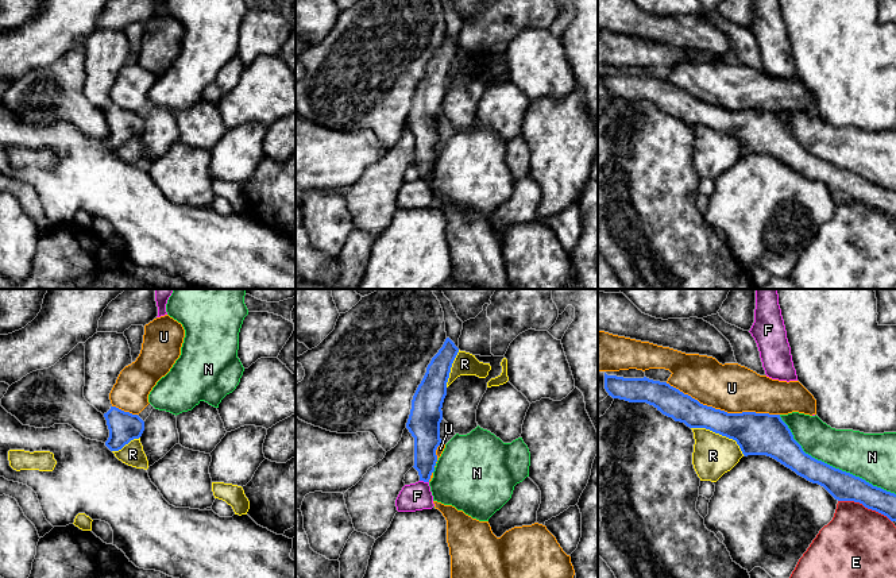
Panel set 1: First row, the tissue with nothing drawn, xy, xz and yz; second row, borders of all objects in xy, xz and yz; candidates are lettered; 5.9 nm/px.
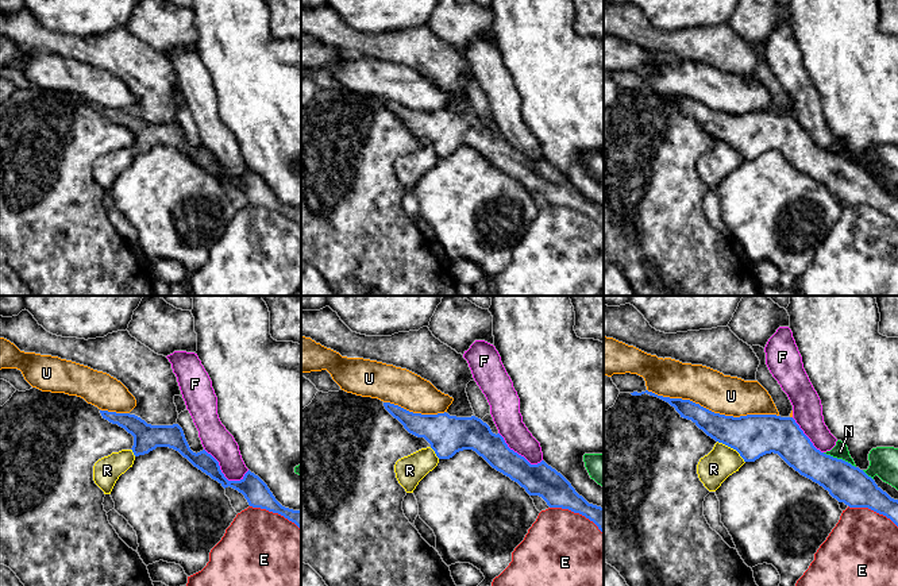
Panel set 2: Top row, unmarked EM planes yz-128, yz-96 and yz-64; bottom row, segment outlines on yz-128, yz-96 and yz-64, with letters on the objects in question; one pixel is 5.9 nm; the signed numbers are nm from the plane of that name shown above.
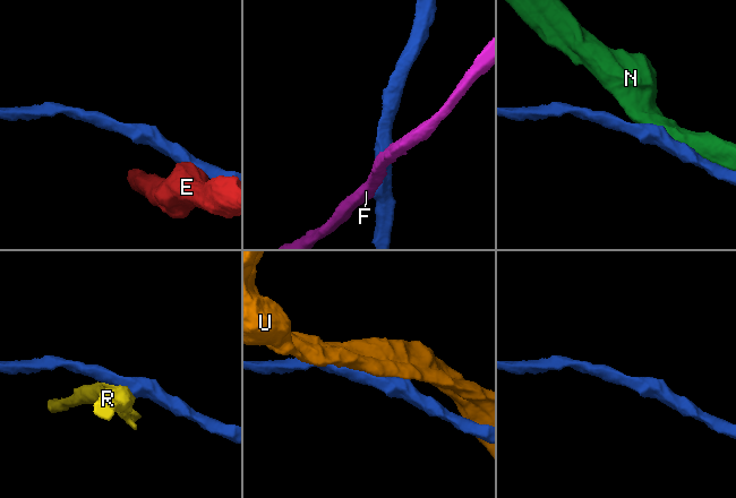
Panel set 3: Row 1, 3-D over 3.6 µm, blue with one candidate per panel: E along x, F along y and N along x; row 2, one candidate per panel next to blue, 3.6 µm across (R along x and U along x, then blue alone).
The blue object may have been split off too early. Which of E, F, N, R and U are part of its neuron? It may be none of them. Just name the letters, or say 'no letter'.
no letter

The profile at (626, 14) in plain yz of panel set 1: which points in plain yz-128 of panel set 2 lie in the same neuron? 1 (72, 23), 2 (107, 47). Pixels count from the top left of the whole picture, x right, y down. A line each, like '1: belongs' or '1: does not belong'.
1: does not belong
2: belongs

